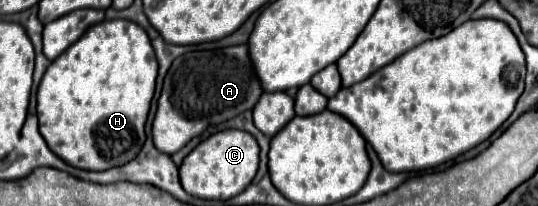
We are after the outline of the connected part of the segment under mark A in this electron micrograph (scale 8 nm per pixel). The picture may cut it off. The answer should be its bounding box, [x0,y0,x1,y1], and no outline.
[152,44,264,154]

